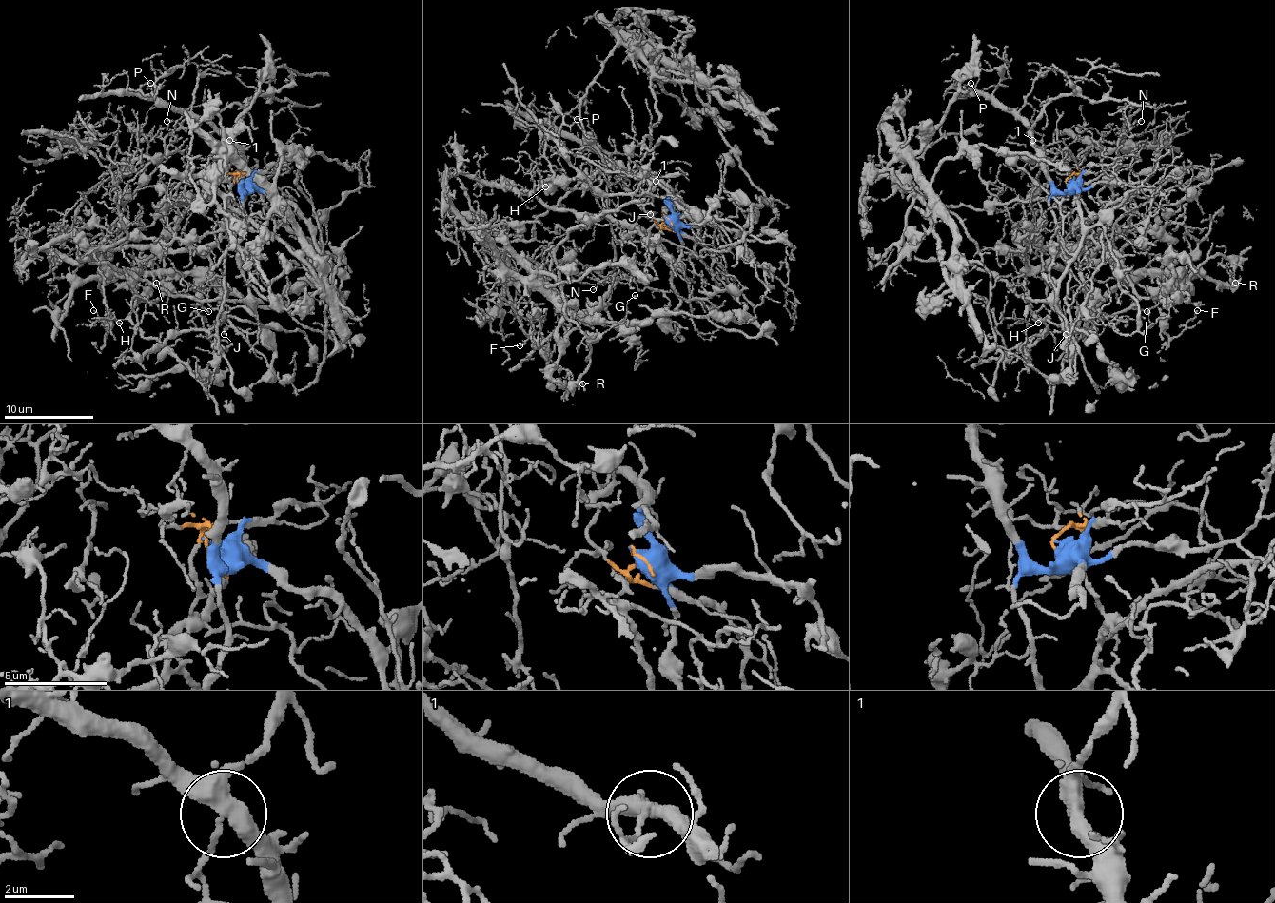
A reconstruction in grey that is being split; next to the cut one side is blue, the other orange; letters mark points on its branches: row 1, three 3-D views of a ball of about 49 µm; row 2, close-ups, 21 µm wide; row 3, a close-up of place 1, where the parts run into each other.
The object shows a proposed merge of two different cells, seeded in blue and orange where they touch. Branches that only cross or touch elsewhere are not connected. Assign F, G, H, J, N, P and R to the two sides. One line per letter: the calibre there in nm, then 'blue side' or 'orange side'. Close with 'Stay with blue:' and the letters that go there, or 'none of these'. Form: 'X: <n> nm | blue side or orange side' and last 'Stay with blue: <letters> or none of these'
F: 130 nm | orange side
G: 100 nm | orange side
H: 170 nm | orange side
J: 140 nm | orange side
N: 120 nm | orange side
P: 130 nm | blue side
R: 130 nm | orange side
Stay with blue: P

